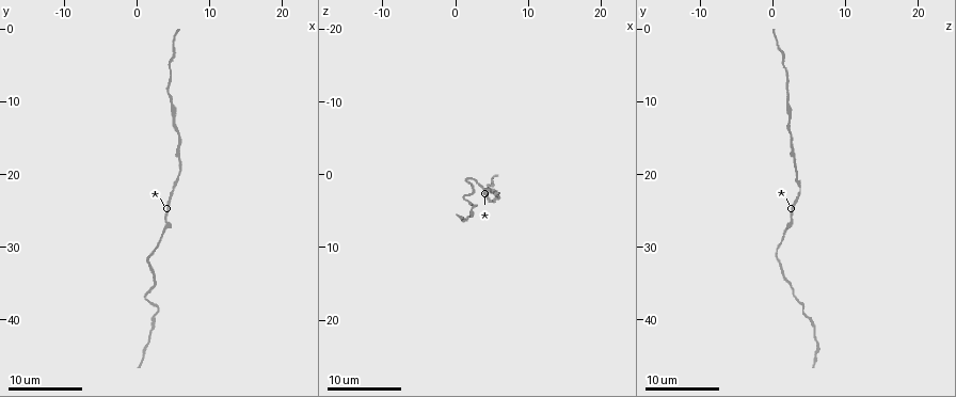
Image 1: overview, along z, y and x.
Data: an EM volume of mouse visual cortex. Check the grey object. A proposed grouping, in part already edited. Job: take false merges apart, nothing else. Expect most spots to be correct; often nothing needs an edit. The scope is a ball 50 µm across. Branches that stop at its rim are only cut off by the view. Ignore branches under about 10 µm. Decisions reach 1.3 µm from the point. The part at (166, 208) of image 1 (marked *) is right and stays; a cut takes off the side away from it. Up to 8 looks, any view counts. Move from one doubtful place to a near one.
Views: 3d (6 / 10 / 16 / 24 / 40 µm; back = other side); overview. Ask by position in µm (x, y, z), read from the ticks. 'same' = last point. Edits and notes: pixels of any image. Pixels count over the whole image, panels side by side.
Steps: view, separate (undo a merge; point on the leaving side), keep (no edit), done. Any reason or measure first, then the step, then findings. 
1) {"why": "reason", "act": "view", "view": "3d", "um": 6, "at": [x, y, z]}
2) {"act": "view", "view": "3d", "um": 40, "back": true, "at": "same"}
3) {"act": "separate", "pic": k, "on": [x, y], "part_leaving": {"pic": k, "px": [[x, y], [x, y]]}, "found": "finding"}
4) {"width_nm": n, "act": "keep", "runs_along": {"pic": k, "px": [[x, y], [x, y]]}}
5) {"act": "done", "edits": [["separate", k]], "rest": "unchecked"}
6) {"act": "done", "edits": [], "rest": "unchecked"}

{"why": "thick turns thin", "act": "view", "view": "3d", "um": 6, "at": [1.5, 37.5, 3.5]}

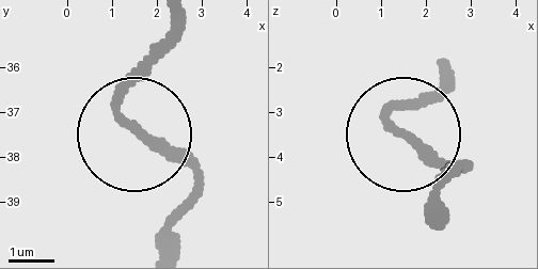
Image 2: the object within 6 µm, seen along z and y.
{"act": "view", "view": "3d", "um": 6, "back": true, "at": [1.50, 37.40, 3.45]}

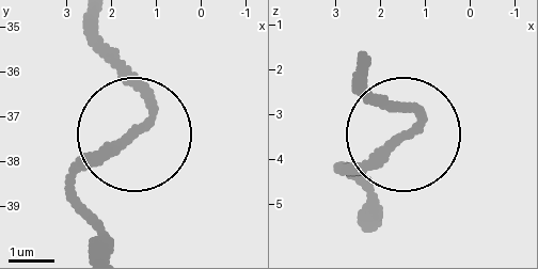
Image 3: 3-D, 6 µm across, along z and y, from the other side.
{"act": "keep", "found": "all the same neuron"}

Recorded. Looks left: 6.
{"why": "thick turns thin", "act": "view", "view": "3d", "um": 10, "at": [1.5, 31.5, 1.0]}

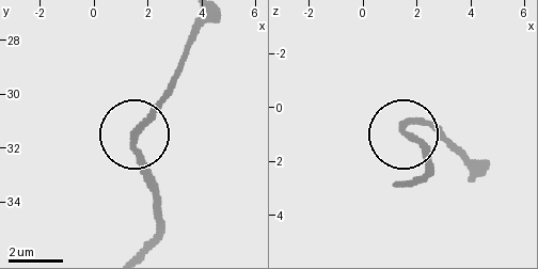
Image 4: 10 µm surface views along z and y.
{"width_nm": 210, "act": "keep", "runs_along": {"pic": 4, "px": [[202, 20], [178, 75], [135, 144], [154, 190]]}, "found": "continuous, no second neuron"}

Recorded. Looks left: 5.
{"why": "sudden change in width", "act": "view", "view": "3d", "um": 10, "at": [3.5, 28.0, 1.5]}

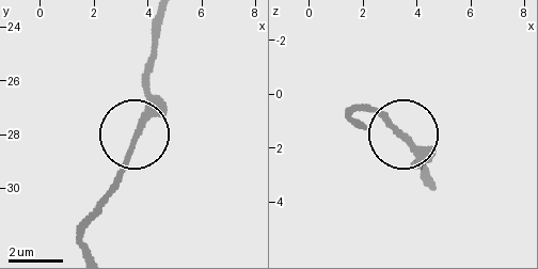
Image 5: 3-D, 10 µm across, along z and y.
{"act": "keep", "runs_along": {"pic": 5, "px": [[151, 48], [151, 114], [111, 188]]}, "found": "one neuron here"}

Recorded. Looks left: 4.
{"why": "sudden change in width", "act": "view", "view": "3d", "um": 10, "at": [6.0, 16.0, 2.5]}

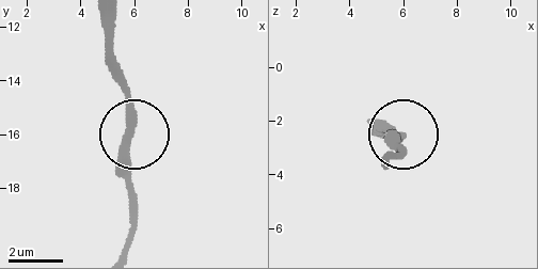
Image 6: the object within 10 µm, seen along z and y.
{"why": "closer look", "act": "view", "view": "3d", "um": 6, "at": "same"}

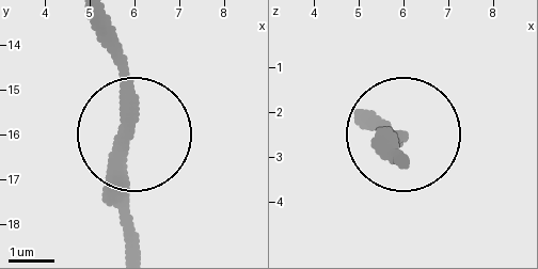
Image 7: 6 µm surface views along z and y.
{"act": "keep", "runs_along": {"pic": 7, "px": [[129, 249], [129, 65], [110, 19]]}, "found": "continuous, no second neuron"}

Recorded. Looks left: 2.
{"act": "done", "edits": [], "rest": "unchecked"}

